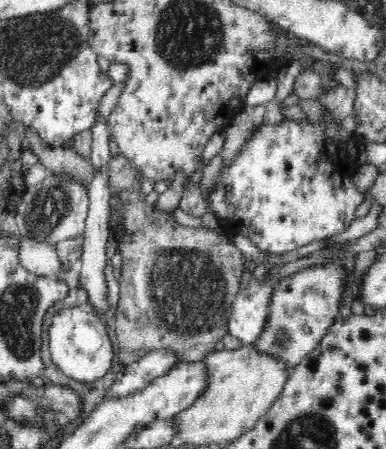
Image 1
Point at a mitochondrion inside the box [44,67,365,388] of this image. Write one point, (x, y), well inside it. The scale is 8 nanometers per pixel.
(187, 294)

